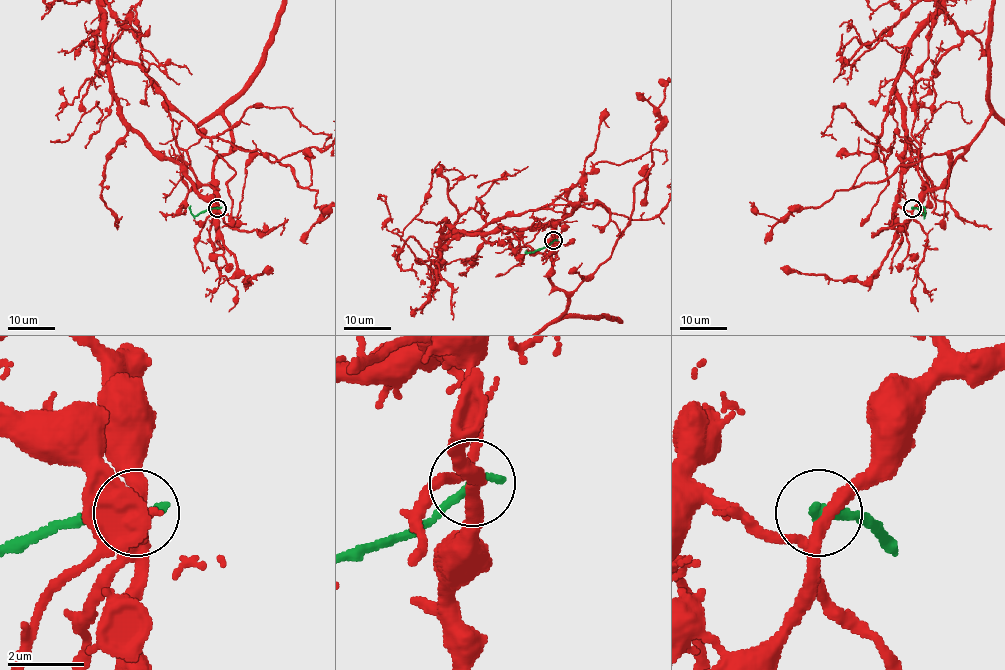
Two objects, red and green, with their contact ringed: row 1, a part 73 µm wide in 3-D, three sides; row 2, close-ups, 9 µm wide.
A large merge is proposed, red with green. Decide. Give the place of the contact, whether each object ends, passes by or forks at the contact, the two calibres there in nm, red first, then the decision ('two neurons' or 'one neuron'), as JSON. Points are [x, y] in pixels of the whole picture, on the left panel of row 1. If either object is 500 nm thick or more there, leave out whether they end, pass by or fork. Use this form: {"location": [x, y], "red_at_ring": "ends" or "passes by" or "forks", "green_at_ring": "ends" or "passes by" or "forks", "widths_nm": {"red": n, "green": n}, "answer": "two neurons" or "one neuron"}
{"location": [217, 208], "red_at_ring": "forks", "green_at_ring": "ends", "widths_nm": {"red": 280, "green": 320}, "answer": "two neurons"}

